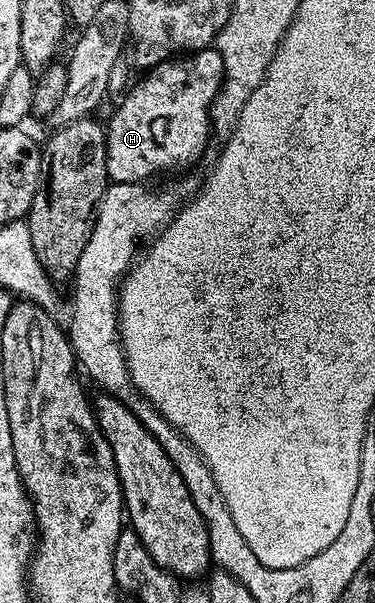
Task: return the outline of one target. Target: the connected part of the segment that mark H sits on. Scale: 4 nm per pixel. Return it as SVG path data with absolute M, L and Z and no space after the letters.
M217 49L195 51L181 57L171 57L165 63L151 67L145 72L146 79L136 82L122 95L119 107L115 109L106 129L106 168L110 183L141 183L153 177L165 167L192 165L198 156L198 149L205 147L212 139L210 107L224 78L224 61Z

